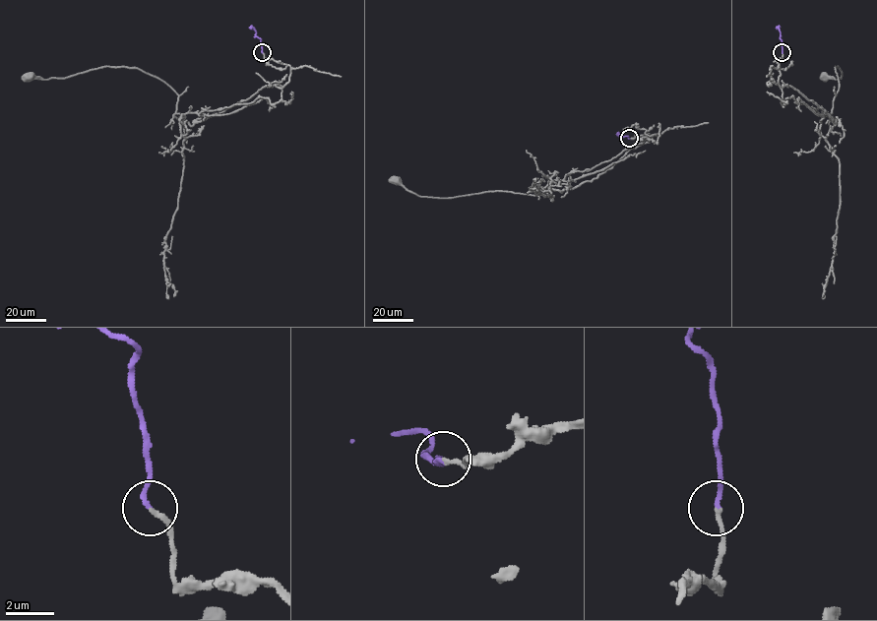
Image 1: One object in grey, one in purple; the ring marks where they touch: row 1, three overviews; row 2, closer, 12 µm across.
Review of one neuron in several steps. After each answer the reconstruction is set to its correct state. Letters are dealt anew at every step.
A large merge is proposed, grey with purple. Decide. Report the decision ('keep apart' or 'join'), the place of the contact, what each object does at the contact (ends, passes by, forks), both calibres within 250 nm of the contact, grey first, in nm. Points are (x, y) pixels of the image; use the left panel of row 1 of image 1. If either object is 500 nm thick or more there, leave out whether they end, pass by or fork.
join; at (262, 52); grey ends there; purple ends there; 180 nm thick on the grey side, 180 nm on the other

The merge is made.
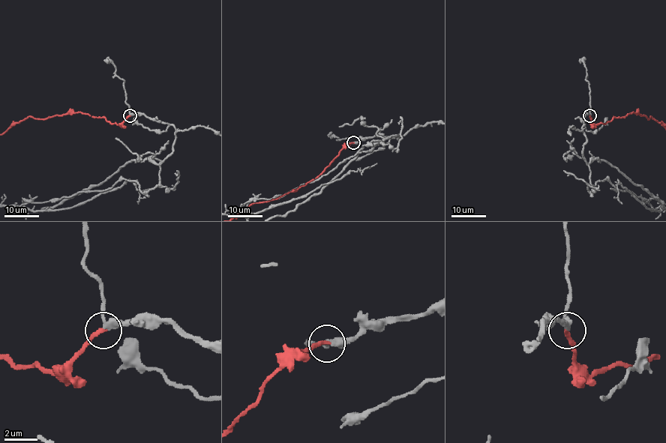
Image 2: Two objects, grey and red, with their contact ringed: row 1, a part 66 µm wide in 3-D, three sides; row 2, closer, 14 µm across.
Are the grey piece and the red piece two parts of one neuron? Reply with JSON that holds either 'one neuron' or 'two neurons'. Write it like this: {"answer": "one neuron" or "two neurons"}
{"answer": "one neuron"}

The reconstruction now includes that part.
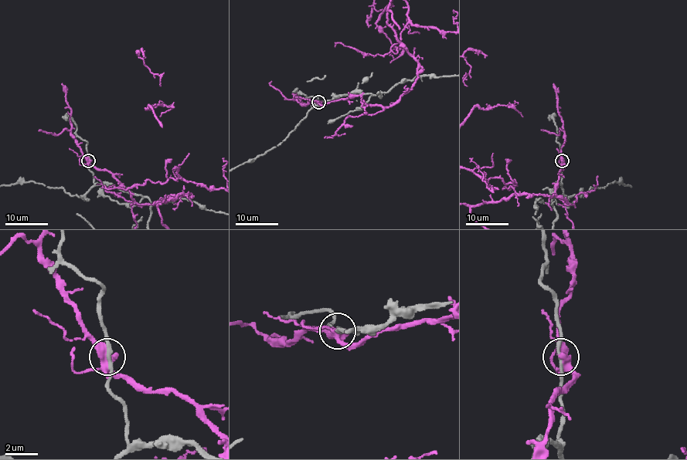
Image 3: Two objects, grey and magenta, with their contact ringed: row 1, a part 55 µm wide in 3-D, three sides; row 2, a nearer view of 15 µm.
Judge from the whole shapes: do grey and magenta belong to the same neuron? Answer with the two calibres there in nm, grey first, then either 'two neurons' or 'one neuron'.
200/440 nm | two neurons

